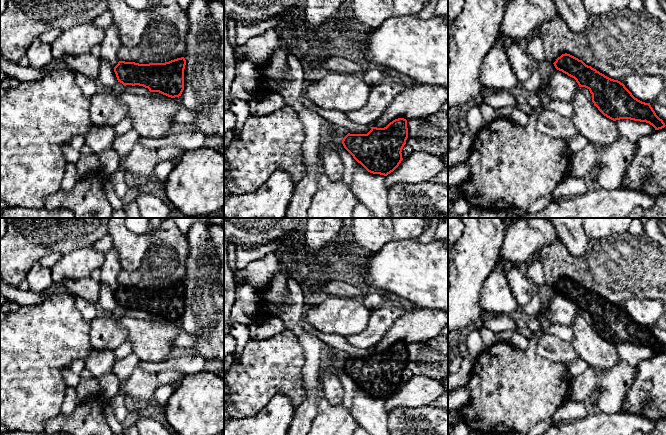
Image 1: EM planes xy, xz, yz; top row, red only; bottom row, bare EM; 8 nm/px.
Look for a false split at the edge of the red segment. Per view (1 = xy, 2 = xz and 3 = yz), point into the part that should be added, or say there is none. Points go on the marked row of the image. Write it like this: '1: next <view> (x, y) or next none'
1: next none
2: next none
3: next none

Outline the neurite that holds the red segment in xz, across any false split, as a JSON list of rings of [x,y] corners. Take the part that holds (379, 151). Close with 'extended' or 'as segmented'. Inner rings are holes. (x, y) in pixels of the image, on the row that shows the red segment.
[[[398,118],[384,128],[371,127],[367,134],[348,133],[342,140],[344,148],[368,172],[387,176],[393,172],[403,160],[402,149],[408,138],[407,120]]] | as segmented

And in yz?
[[[565,53],[553,64],[557,70],[574,78],[579,87],[587,88],[592,94],[592,102],[607,118],[646,122],[655,130],[666,126],[650,103],[638,100],[623,83],[605,76],[582,60]]] | as segmented

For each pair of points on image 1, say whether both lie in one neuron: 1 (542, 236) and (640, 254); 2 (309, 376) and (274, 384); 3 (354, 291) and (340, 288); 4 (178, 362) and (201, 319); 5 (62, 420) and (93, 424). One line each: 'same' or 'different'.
1: different
2: different
3: same
4: different
5: same

